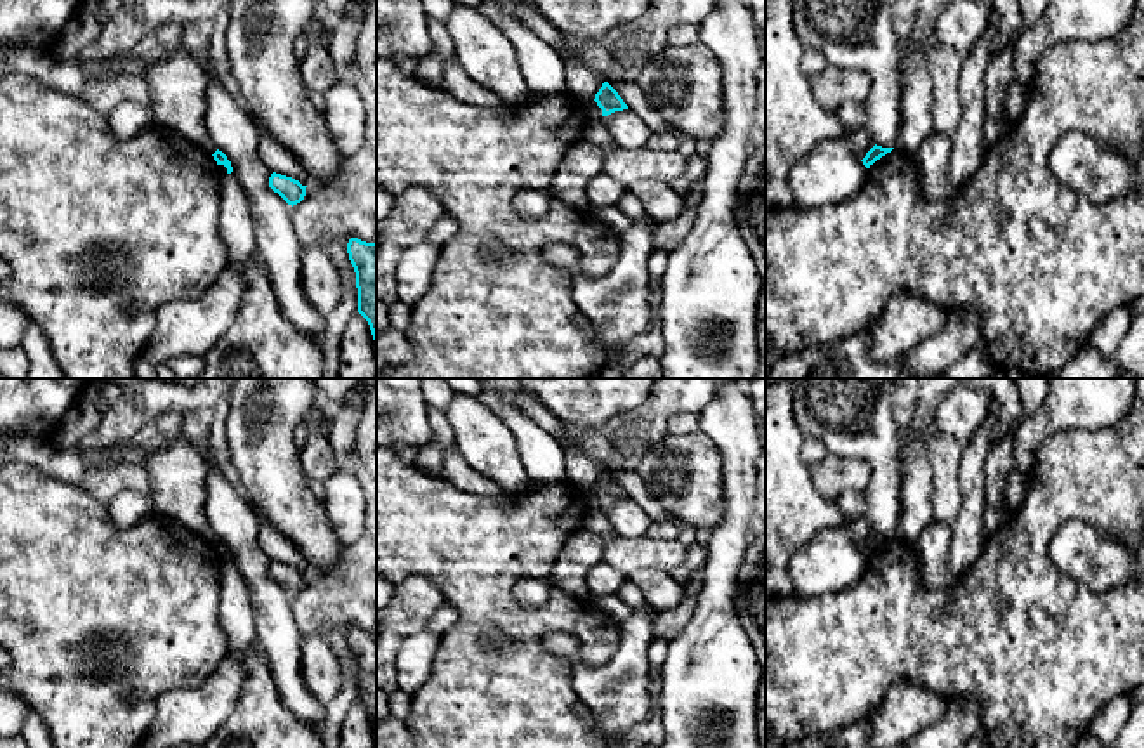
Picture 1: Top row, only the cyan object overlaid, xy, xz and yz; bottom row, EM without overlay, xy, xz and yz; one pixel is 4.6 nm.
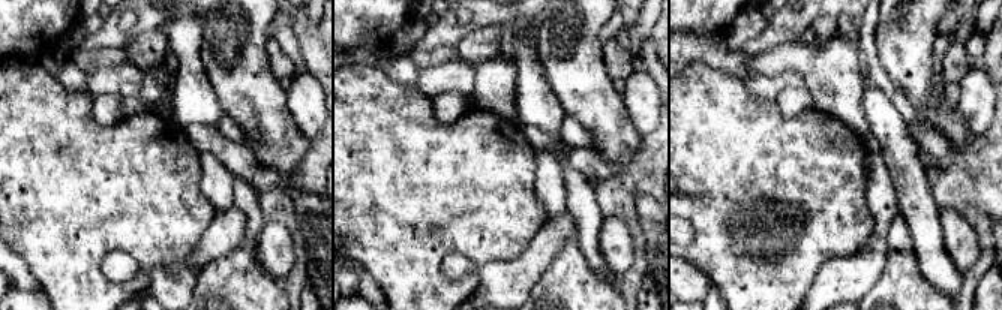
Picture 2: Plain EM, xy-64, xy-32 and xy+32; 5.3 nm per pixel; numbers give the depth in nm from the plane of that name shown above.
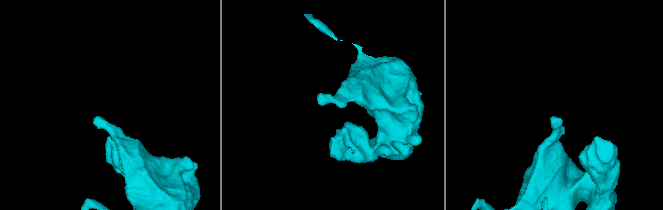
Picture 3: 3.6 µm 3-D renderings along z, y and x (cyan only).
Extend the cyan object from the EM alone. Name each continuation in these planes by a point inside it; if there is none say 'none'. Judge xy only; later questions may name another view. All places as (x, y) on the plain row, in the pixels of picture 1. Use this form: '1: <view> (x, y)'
none

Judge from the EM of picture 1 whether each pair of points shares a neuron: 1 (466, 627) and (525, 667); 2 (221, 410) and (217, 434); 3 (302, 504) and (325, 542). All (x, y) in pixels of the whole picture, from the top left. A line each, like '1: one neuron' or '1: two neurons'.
1: one neuron
2: one neuron
3: one neuron

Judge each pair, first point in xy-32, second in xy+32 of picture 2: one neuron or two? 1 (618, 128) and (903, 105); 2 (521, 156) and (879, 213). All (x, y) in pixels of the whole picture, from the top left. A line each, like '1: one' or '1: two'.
1: two
2: two

